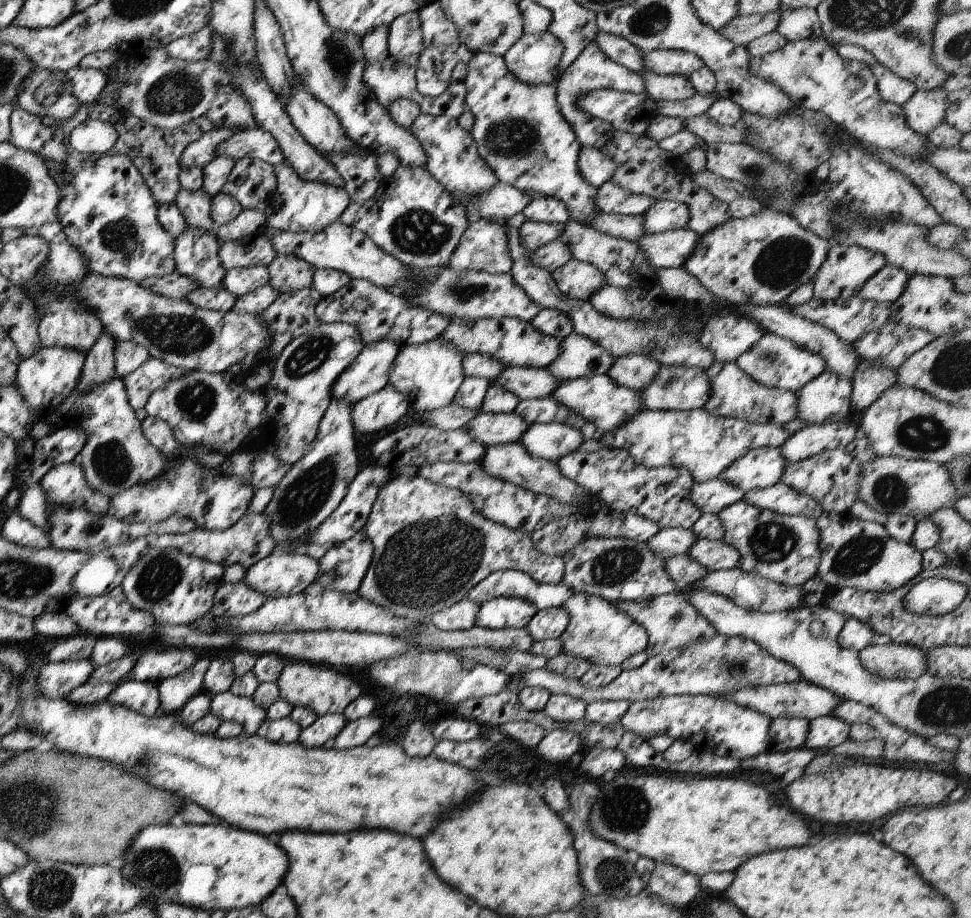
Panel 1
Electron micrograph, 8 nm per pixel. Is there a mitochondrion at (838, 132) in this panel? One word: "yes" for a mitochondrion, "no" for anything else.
no

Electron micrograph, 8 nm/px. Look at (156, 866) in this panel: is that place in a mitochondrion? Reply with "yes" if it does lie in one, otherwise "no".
yes

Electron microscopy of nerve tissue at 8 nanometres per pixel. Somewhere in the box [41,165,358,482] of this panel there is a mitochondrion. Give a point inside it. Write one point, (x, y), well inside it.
(179, 334)

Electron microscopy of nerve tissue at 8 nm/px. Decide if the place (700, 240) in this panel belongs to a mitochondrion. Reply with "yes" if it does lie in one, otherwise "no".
no

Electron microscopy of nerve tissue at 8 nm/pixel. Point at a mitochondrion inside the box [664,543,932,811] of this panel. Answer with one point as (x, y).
(732, 666)

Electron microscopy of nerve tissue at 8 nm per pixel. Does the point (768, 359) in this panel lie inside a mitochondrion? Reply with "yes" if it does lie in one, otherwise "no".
yes

